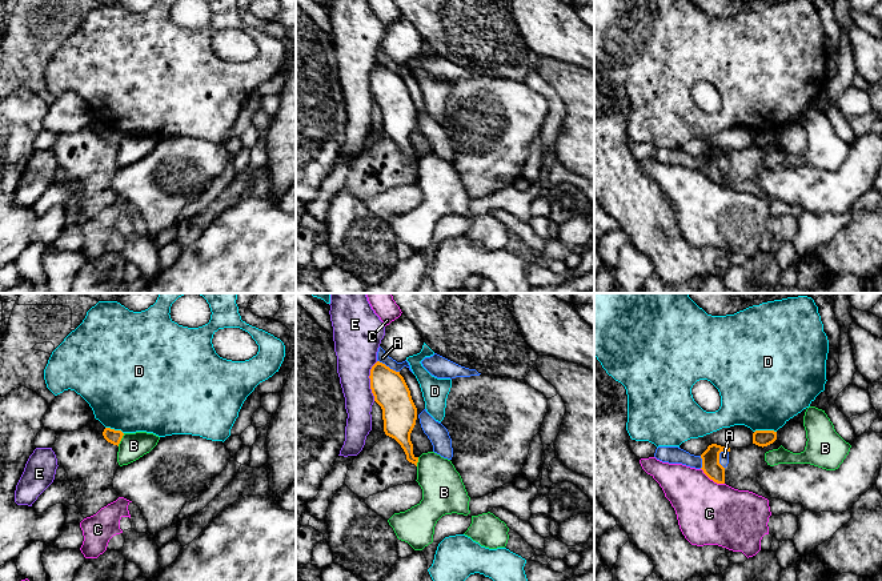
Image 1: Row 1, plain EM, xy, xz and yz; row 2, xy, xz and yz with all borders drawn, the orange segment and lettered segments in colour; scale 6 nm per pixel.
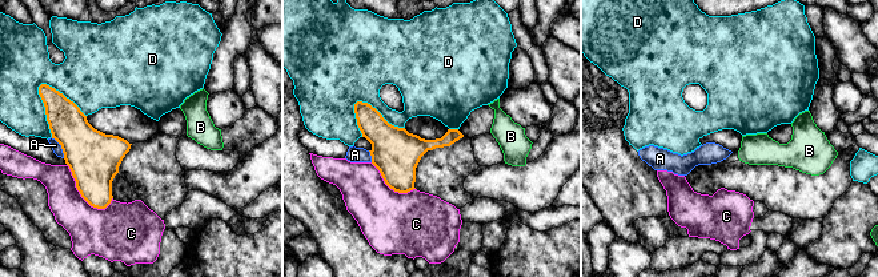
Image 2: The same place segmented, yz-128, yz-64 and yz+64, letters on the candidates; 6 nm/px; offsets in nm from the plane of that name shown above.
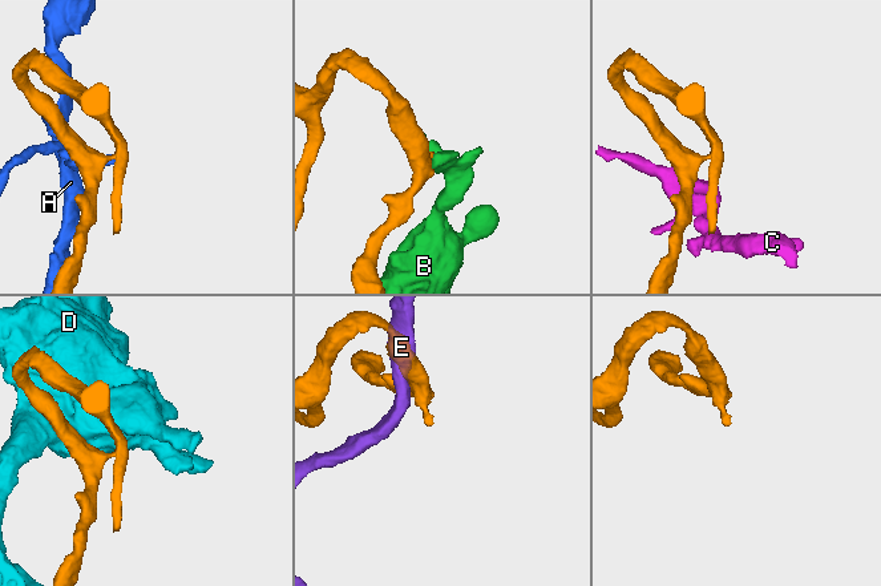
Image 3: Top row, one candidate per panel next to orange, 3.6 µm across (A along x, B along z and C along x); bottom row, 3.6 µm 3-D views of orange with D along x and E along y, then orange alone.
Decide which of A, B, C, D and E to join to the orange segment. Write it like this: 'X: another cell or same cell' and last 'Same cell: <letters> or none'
A: another cell
B: another cell
C: another cell
D: another cell
E: another cell
Same cell: none

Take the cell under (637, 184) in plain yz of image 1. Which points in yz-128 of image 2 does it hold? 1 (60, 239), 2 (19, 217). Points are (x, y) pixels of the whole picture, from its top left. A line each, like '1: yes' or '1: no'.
1: no
2: yes

